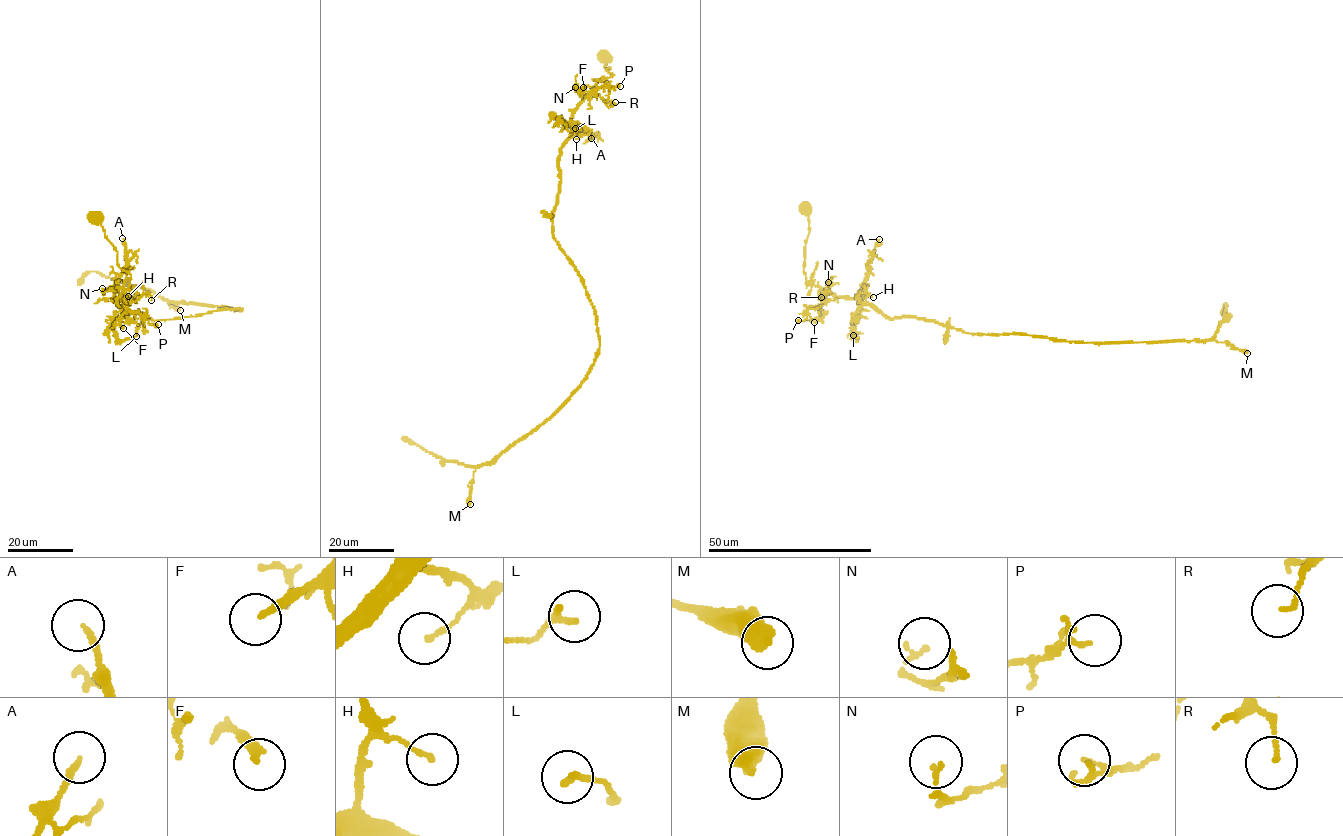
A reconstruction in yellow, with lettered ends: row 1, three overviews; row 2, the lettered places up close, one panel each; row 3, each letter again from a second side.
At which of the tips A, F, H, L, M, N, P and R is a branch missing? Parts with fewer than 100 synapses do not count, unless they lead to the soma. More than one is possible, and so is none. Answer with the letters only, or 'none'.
none

